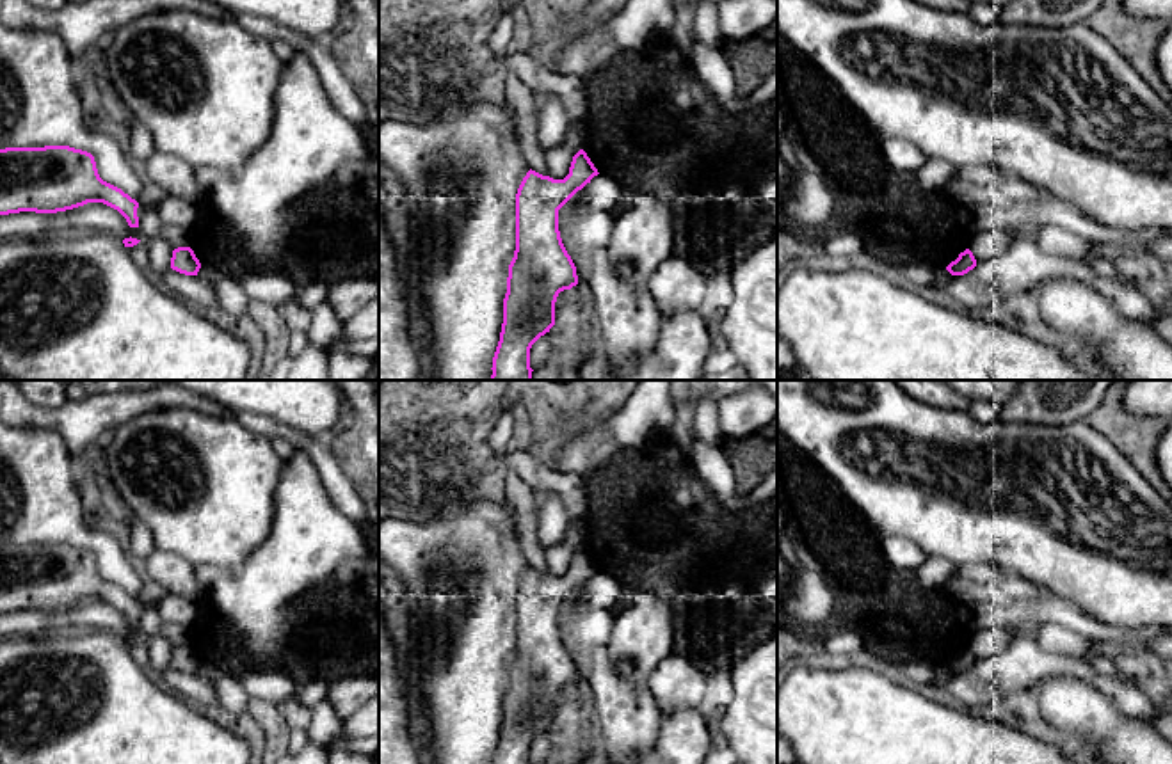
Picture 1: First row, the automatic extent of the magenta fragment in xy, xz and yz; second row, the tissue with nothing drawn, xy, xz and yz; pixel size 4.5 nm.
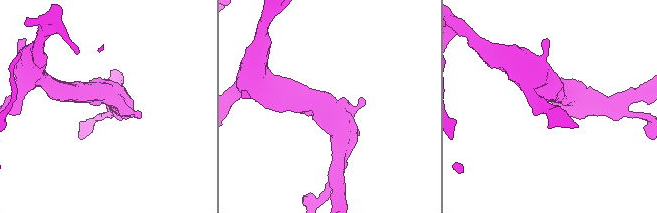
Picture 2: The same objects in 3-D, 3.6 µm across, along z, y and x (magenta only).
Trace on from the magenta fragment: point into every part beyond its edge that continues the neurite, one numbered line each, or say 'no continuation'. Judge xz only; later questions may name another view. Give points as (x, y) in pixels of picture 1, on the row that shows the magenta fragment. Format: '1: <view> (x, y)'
no continuation

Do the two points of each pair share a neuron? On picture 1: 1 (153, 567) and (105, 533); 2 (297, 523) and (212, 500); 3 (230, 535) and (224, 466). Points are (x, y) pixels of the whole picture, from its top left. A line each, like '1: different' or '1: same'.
1: different
2: different
3: same

